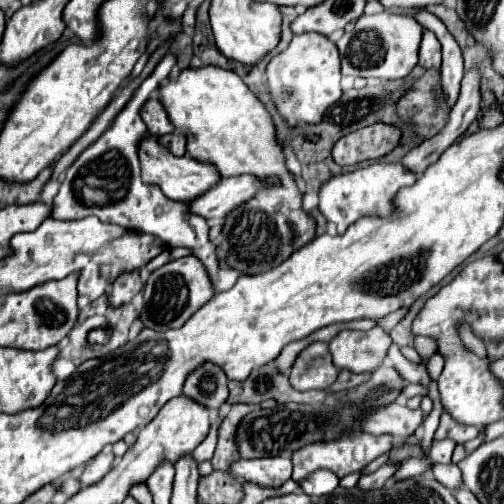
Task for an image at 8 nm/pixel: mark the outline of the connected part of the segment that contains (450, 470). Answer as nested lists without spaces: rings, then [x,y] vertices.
[[[434,465],[432,467],[432,471],[434,471],[434,477],[442,483],[442,485],[446,485],[448,489],[458,489],[460,485],[462,485],[462,479],[460,479],[460,469],[458,469],[458,465]]]

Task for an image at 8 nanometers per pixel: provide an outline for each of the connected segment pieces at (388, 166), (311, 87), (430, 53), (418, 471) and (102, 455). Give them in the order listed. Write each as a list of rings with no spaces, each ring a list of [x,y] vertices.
[[[374,163],[354,173],[346,173],[340,177],[332,177],[320,189],[320,211],[322,215],[336,223],[338,233],[344,233],[348,225],[356,223],[362,217],[390,217],[396,207],[392,201],[402,187],[410,187],[416,183],[416,175],[404,169],[400,163]]]
[[[318,33],[294,35],[290,45],[270,59],[266,67],[266,87],[278,113],[290,129],[300,125],[316,125],[324,119],[330,105],[334,105],[340,91],[340,55],[332,41]]]
[[[426,29],[420,43],[420,65],[430,69],[430,67],[440,67],[440,61],[442,61],[442,45],[438,37]]]
[[[406,459],[402,463],[402,467],[396,471],[394,481],[404,481],[408,477],[416,477],[422,475],[424,471],[428,471],[428,467],[432,467],[432,461],[424,461],[424,459]]]
[[[110,447],[102,449],[82,471],[82,475],[78,477],[82,487],[88,487],[92,483],[98,483],[110,469],[112,469],[112,461],[114,461],[114,453]]]

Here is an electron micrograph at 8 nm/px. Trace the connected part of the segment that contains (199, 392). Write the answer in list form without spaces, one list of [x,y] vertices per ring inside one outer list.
[[[206,361],[186,377],[184,393],[206,407],[220,409],[228,397],[228,377],[216,363]]]

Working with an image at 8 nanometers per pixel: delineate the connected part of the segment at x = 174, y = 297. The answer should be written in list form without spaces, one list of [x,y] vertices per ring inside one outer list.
[[[186,255],[174,259],[160,269],[152,271],[146,287],[144,287],[144,309],[140,311],[140,319],[144,327],[154,331],[168,331],[184,325],[204,301],[210,301],[214,295],[212,283],[208,281],[208,273],[204,273],[204,265],[194,255]]]

